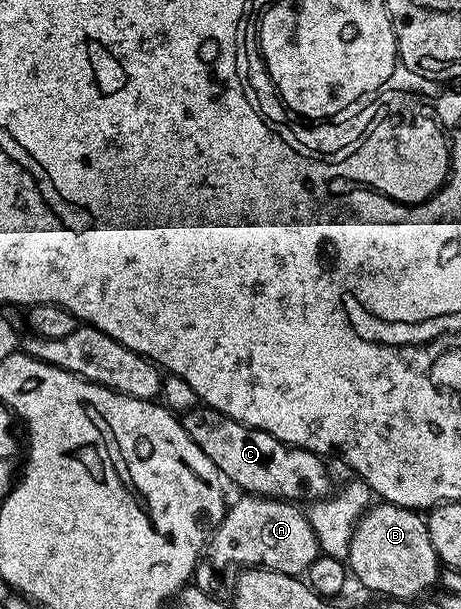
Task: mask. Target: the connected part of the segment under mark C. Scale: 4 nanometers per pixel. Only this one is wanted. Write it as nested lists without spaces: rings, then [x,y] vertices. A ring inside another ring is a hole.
[[[208,407],[192,409],[180,418],[180,422],[187,435],[195,439],[195,447],[199,447],[199,451],[203,451],[203,455],[215,463],[228,484],[230,481],[231,484],[238,485],[242,494],[292,503],[312,503],[321,501],[334,492],[333,481],[325,470],[326,462],[310,449],[286,445],[275,439],[275,435],[267,435],[267,431],[247,427]]]

